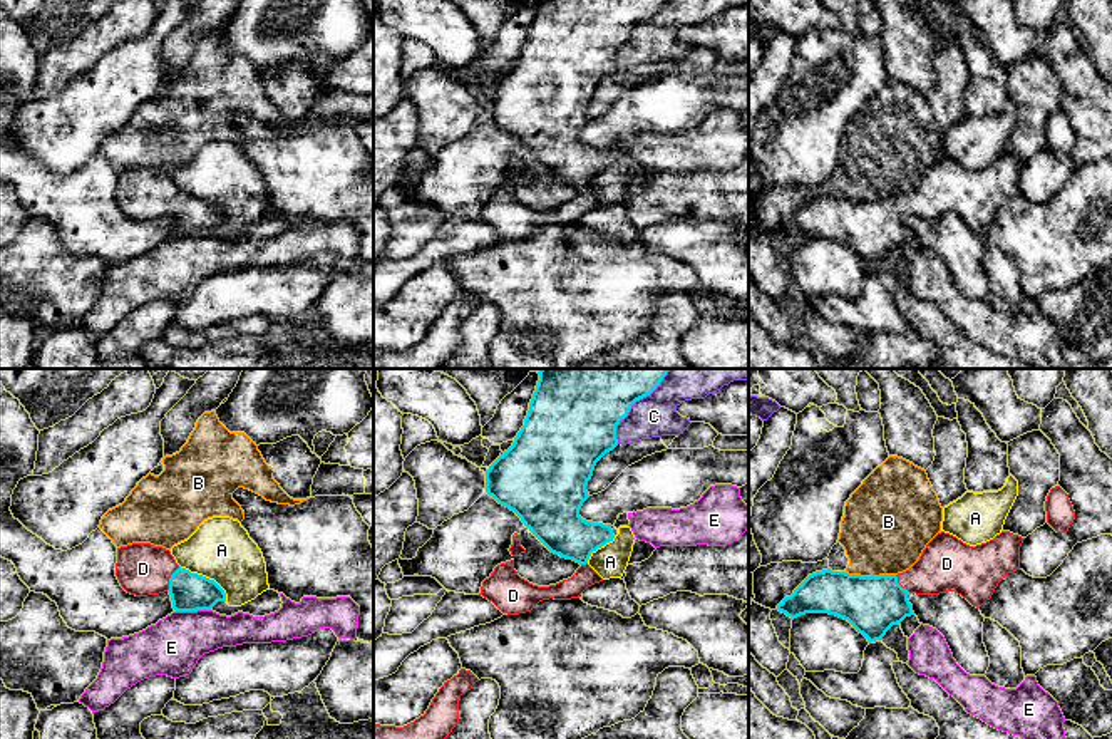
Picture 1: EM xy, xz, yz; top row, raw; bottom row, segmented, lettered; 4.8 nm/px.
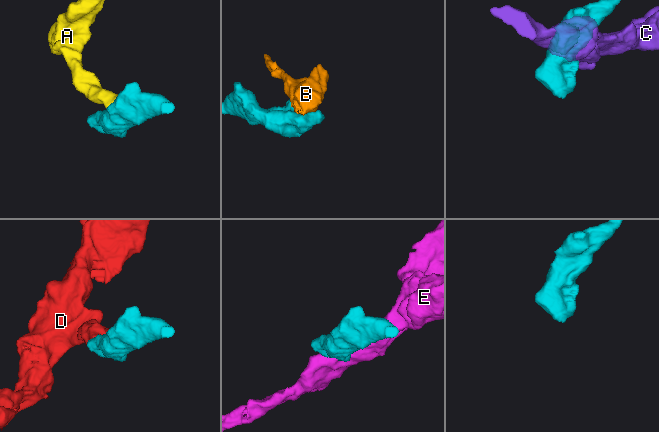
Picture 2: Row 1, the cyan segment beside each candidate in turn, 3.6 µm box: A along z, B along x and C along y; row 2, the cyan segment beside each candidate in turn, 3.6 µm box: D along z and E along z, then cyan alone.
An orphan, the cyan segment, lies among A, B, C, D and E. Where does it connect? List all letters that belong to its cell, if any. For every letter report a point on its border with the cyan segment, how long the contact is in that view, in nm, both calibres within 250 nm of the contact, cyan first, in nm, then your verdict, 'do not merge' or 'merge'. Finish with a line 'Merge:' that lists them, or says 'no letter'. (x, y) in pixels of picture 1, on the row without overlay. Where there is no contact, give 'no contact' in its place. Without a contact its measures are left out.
A: xy (205, 201) | 280 nm | 190/300 nm | do not merge
B: yz (870, 201) | 240 nm | 280/420 nm | do not merge
C: xz (630, 32) | 400 nm | 360/200 nm | do not merge
D: xy (169, 203) | 140 nm | 190/260 nm | merge
E: xy (193, 235) | 170 nm | 190/280 nm | do not merge
Merge: D

